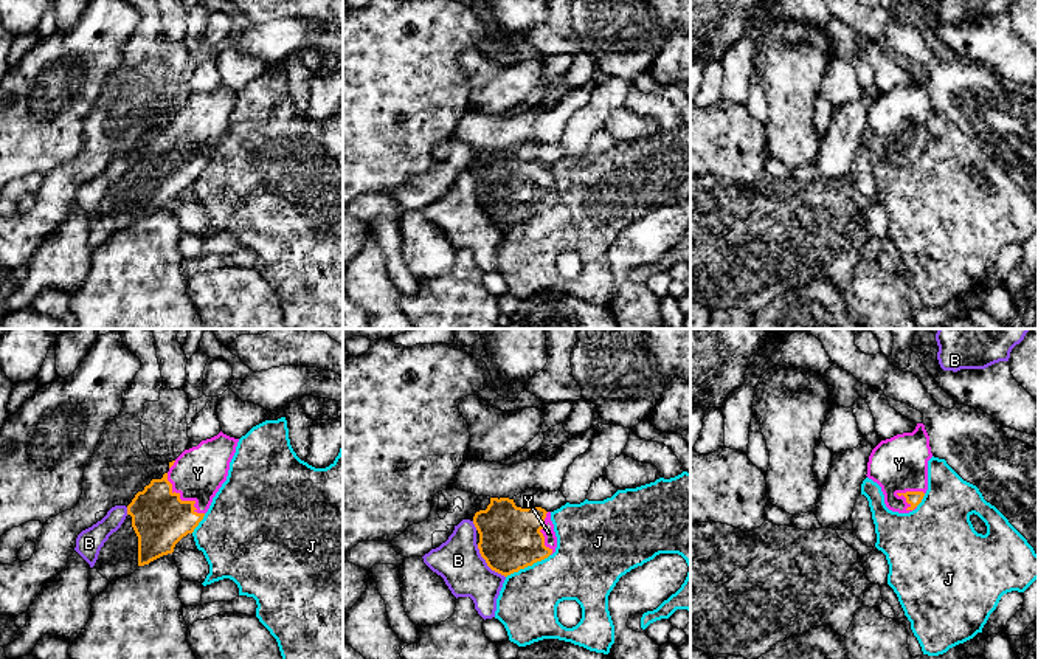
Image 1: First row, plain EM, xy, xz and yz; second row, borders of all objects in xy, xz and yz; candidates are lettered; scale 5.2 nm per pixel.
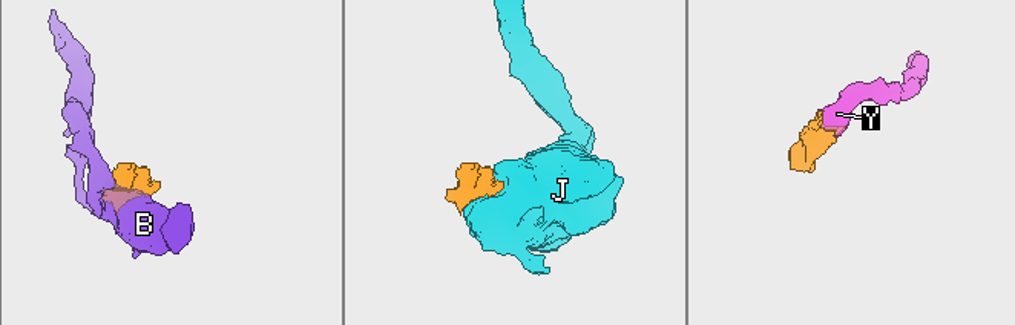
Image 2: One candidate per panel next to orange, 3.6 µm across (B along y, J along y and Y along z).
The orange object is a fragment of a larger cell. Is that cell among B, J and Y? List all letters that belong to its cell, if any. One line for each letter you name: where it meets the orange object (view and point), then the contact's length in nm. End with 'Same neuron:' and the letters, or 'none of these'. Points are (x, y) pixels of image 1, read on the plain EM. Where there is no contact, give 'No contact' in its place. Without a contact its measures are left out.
Y: Touches orange at xy (183, 154). Shared border 300 nm
Same neuron: Y

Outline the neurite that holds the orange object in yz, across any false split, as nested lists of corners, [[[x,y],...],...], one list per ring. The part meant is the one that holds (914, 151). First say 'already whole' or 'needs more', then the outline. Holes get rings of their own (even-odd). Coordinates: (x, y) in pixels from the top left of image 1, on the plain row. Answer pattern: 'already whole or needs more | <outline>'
needs more | [[[923,76],[912,85],[881,93],[870,105],[867,130],[881,140],[889,163],[909,166],[928,143],[928,113],[932,110]]]

